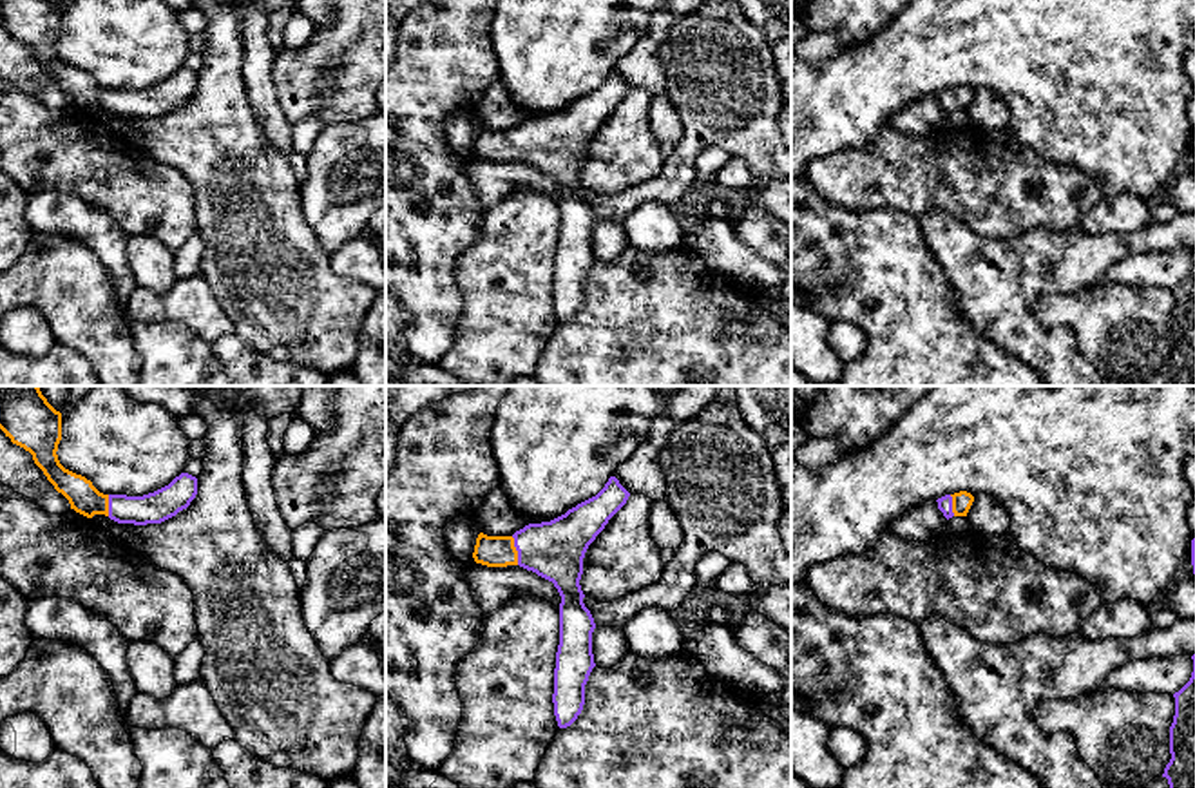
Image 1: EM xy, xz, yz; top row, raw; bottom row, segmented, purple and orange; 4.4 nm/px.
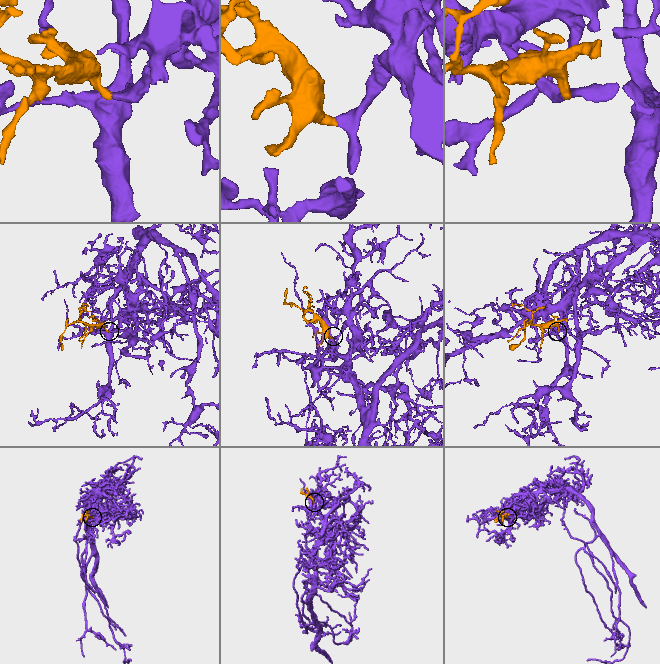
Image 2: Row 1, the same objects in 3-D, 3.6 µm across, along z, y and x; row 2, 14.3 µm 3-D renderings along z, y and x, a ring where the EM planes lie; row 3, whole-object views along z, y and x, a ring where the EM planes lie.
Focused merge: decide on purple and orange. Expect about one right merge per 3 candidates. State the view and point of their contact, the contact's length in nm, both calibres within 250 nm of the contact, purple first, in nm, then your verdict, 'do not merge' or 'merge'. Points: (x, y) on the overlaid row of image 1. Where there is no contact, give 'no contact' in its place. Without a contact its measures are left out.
contact xz (516, 549); length 130 nm; calibres 260 and 140 nm; merge

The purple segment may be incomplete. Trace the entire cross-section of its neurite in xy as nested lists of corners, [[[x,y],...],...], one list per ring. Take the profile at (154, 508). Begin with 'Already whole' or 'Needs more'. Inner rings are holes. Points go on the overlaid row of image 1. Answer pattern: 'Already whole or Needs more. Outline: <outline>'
Needs more. Outline: [[[0,386],[0,429],[33,455],[71,509],[87,518],[105,514],[118,524],[161,524],[186,509],[197,495],[197,478],[188,473],[143,496],[100,493],[91,480],[60,464],[56,451],[62,440],[62,413],[47,402],[38,386]]]

